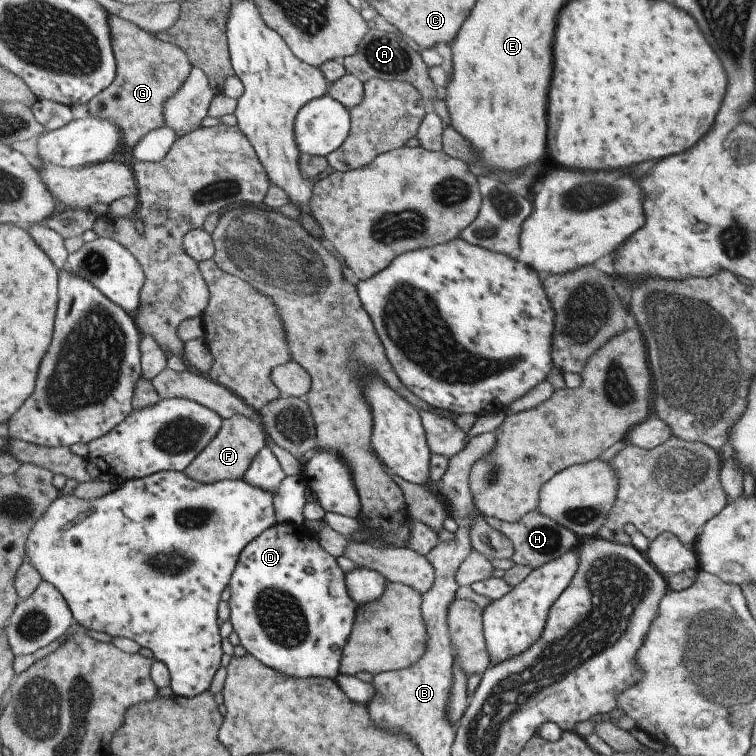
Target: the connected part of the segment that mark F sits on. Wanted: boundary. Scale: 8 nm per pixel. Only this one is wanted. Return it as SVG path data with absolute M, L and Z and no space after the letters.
M235 415L233 418L224 419L218 436L207 445L207 448L183 472L189 478L200 483L243 479L254 458L268 446L267 440L268 436L261 422L243 415Z

